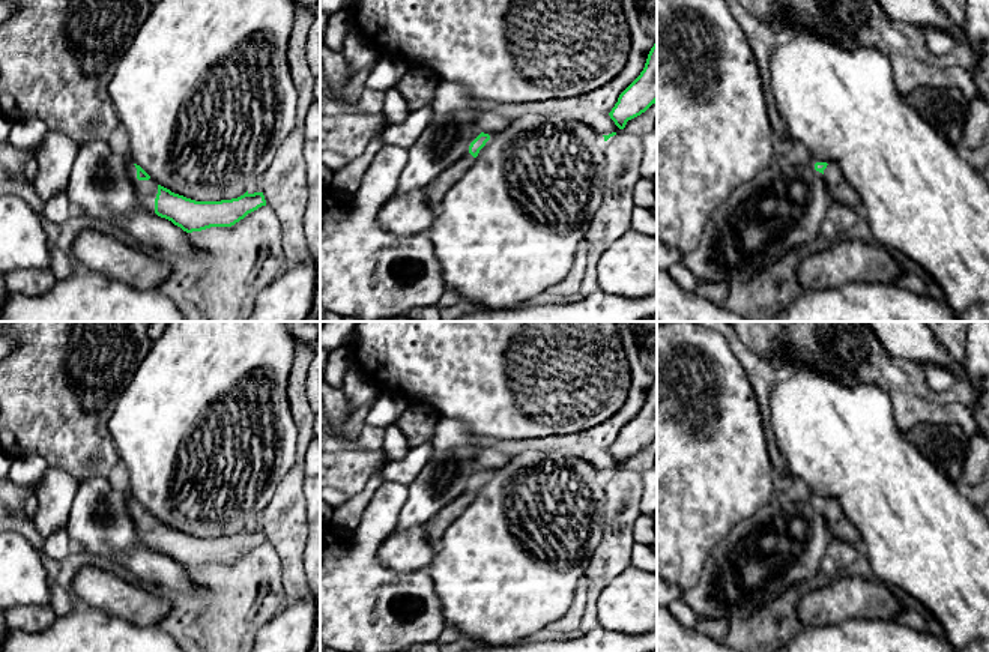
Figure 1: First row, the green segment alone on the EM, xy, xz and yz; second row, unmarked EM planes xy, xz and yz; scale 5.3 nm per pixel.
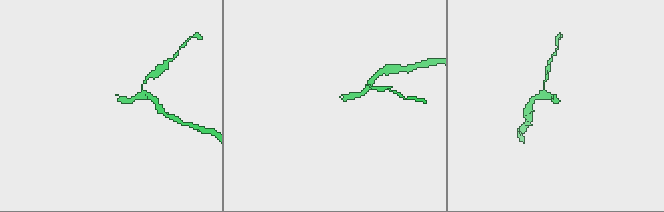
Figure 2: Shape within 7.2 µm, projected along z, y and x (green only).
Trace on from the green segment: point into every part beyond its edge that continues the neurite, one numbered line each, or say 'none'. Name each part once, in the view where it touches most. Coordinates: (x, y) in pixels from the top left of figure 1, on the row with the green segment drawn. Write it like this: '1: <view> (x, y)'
1: xy (146, 191)

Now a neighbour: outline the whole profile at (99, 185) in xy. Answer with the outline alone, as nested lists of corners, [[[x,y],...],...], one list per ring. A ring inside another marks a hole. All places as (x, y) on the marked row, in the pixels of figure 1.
[[[107,140],[80,144],[66,195],[75,210],[113,222],[140,206],[126,170],[126,156],[114,153]]]

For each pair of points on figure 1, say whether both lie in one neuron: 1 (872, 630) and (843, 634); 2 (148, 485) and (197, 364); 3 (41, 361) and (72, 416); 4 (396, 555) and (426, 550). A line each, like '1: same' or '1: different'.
1: same
2: same
3: same
4: same

